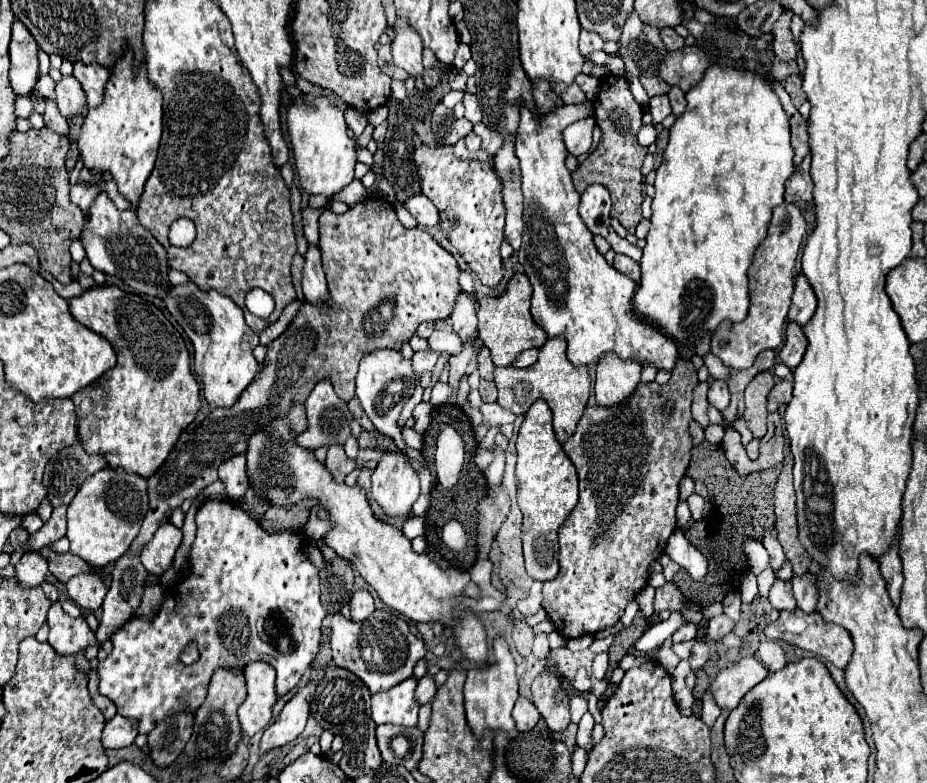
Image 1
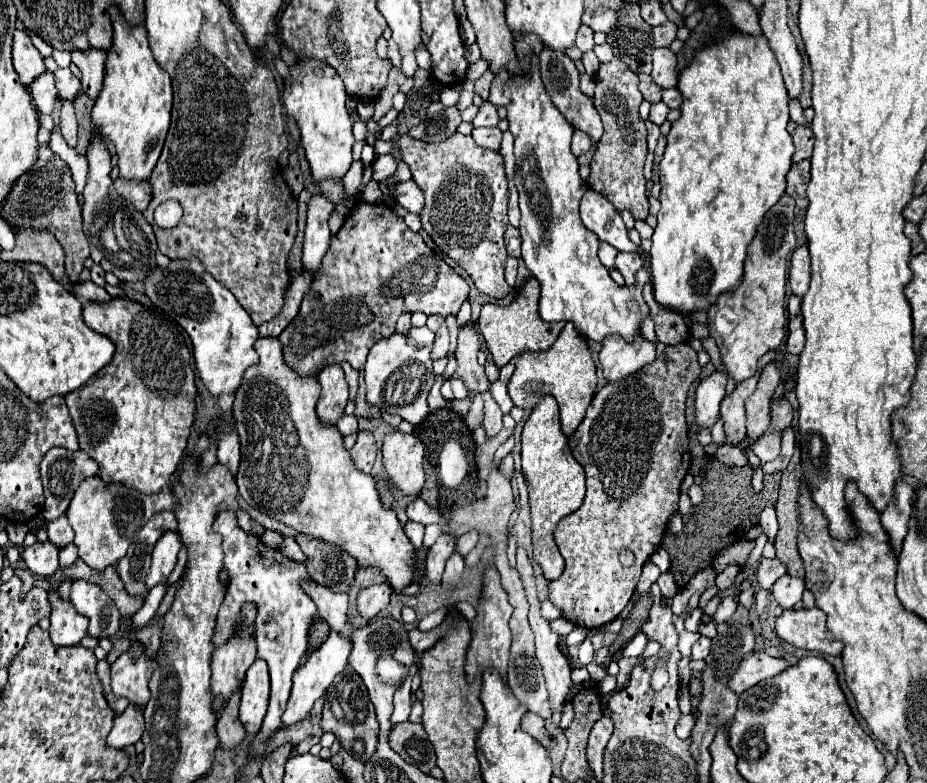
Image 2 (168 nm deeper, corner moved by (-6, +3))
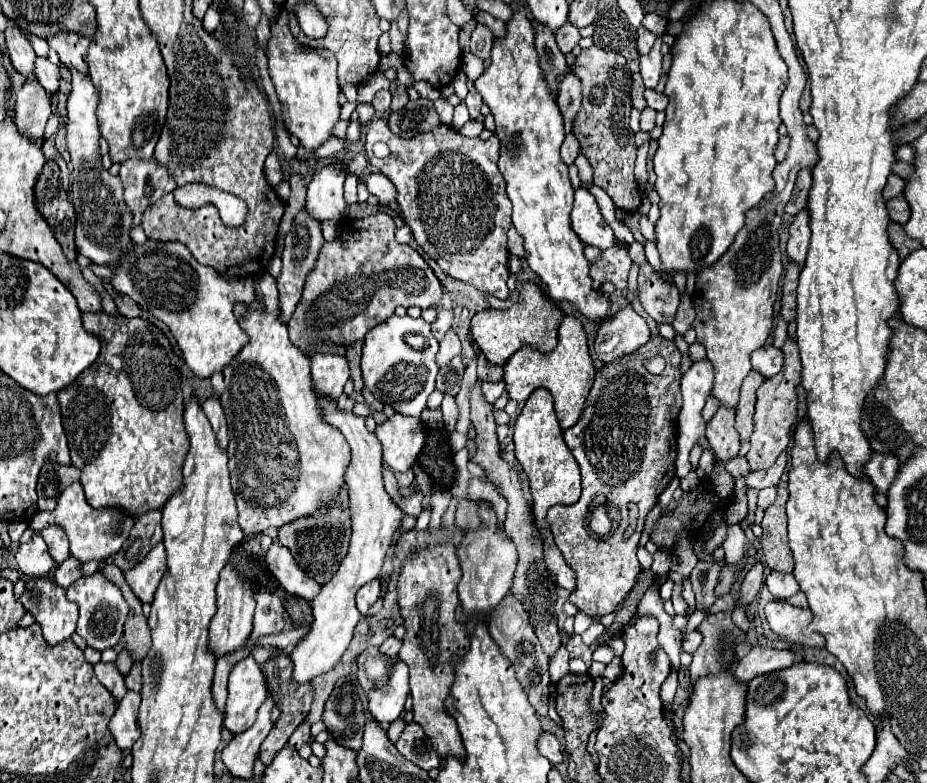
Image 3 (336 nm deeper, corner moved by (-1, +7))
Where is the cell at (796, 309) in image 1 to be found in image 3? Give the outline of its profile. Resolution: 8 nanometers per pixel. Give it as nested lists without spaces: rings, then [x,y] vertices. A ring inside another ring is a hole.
[[[808,208],[800,210],[790,224],[790,238],[788,238],[788,258],[804,266],[804,258],[810,244],[810,214]]]

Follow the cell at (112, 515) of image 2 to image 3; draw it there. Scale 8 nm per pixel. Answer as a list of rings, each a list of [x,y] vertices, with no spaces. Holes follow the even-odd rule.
[[[74,482],[60,494],[60,500],[54,510],[36,512],[28,526],[34,532],[44,530],[46,526],[60,526],[70,540],[70,554],[80,562],[90,562],[90,560],[102,560],[102,558],[114,556],[120,550],[120,546],[124,544],[124,540],[128,538],[128,532],[134,526],[134,518],[124,514],[124,510],[120,510],[120,508],[116,508],[116,510],[114,508],[112,510],[92,508],[86,502],[80,482]]]

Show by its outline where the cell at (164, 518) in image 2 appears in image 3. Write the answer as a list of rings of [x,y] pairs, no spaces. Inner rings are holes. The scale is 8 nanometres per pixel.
[[[152,510],[136,520],[136,524],[130,530],[128,540],[122,544],[122,548],[114,556],[114,564],[124,572],[126,568],[134,568],[138,562],[142,562],[148,552],[162,542],[162,514],[160,510]]]

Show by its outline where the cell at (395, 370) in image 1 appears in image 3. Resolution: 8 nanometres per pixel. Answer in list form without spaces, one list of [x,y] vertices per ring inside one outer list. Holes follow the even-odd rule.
[[[390,316],[382,324],[374,326],[364,338],[362,352],[362,376],[364,384],[382,402],[392,406],[404,416],[420,416],[426,408],[426,398],[434,390],[434,380],[438,374],[436,364],[438,340],[430,332],[430,324],[422,318],[410,316]]]

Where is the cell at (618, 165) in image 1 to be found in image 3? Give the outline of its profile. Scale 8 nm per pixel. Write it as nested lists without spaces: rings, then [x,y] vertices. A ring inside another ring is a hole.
[[[598,46],[582,50],[574,66],[568,68],[582,82],[582,106],[574,118],[574,136],[580,142],[580,152],[594,168],[594,184],[600,186],[624,212],[634,212],[642,198],[634,180],[636,144],[634,132],[628,126],[632,100],[630,100],[630,72],[624,68],[626,58],[618,52],[604,52]]]

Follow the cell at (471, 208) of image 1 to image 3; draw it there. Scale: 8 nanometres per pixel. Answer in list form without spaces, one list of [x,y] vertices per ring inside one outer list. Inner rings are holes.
[[[376,118],[368,124],[364,150],[368,162],[374,168],[378,168],[386,178],[390,178],[392,184],[396,186],[398,192],[396,202],[404,214],[406,224],[414,234],[414,240],[422,246],[422,250],[430,258],[438,262],[444,274],[462,280],[498,300],[506,300],[508,298],[506,280],[510,276],[506,232],[512,226],[510,222],[512,202],[508,200],[504,178],[496,166],[498,150],[500,150],[498,138],[496,136],[490,136],[488,140],[468,138],[452,130],[450,126],[442,124],[432,132],[424,132],[410,140],[404,140],[390,132],[386,120]]]

